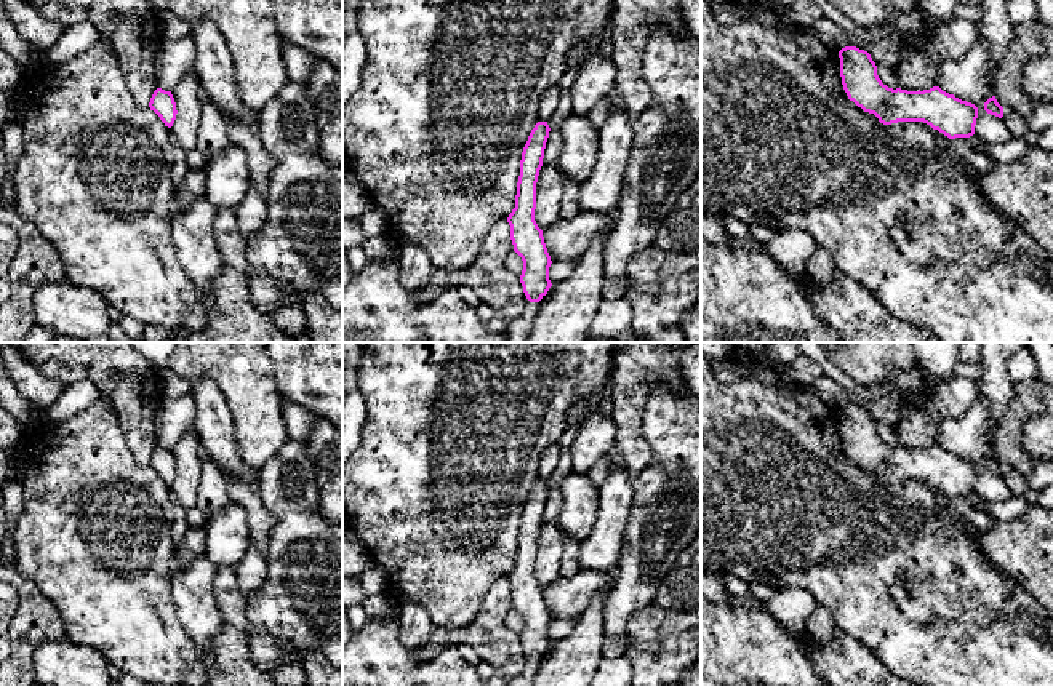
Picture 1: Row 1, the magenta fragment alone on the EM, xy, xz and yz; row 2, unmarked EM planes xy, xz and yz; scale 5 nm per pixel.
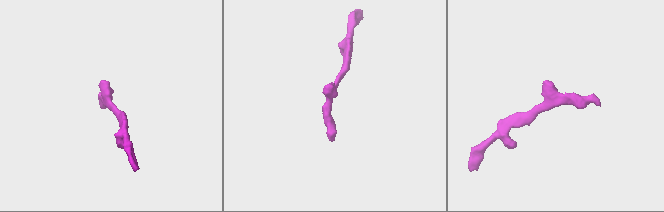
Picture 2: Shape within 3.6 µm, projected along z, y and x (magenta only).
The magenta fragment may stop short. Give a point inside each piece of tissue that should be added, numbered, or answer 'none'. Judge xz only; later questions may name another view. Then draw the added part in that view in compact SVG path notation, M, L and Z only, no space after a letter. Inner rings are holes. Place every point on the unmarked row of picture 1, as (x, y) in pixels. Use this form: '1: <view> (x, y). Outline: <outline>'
1: xz (525, 678). Outline: M525 657L523 672L514 680L510 680L507 686L531 686L536 670L538 670L538 660L530 660L528 657Z

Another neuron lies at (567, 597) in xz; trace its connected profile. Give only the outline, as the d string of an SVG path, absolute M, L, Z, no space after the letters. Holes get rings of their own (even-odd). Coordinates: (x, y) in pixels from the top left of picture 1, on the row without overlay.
M581 569L573 577L559 577L543 590L544 601L552 620L578 617L591 598L613 582L611 572Z

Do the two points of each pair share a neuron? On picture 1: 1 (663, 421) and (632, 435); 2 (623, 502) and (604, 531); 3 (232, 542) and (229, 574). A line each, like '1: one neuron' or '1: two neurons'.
1: two neurons
2: one neuron
3: two neurons

